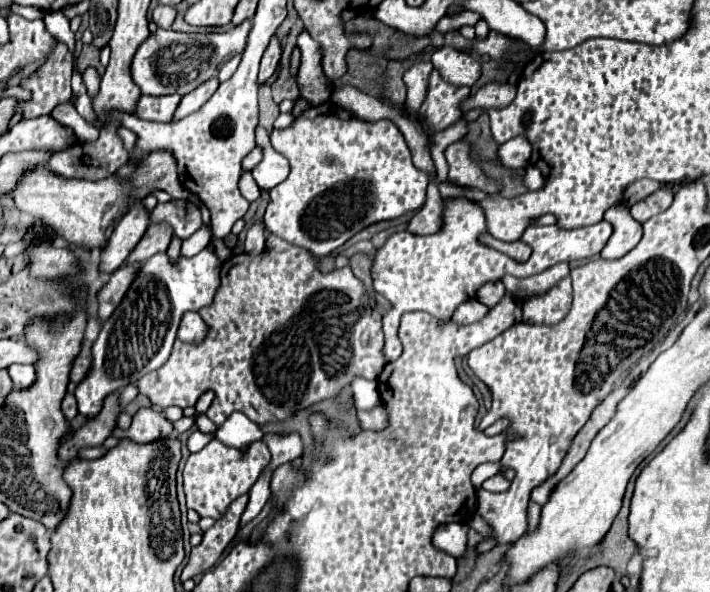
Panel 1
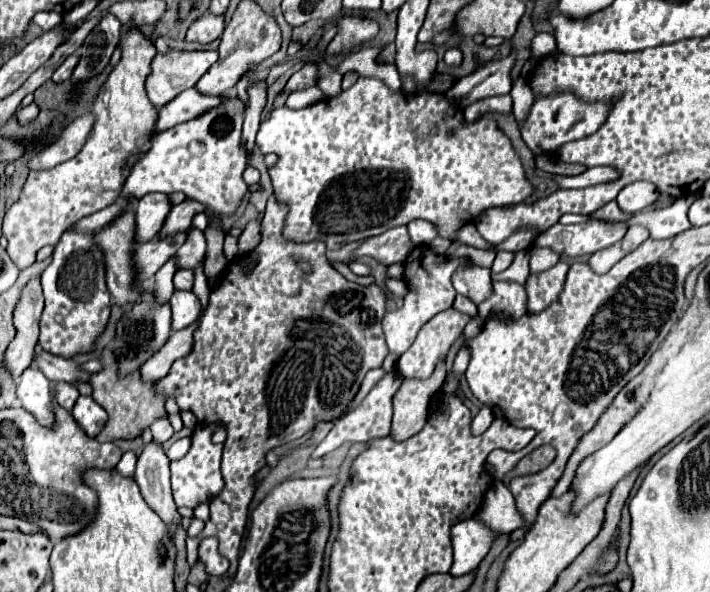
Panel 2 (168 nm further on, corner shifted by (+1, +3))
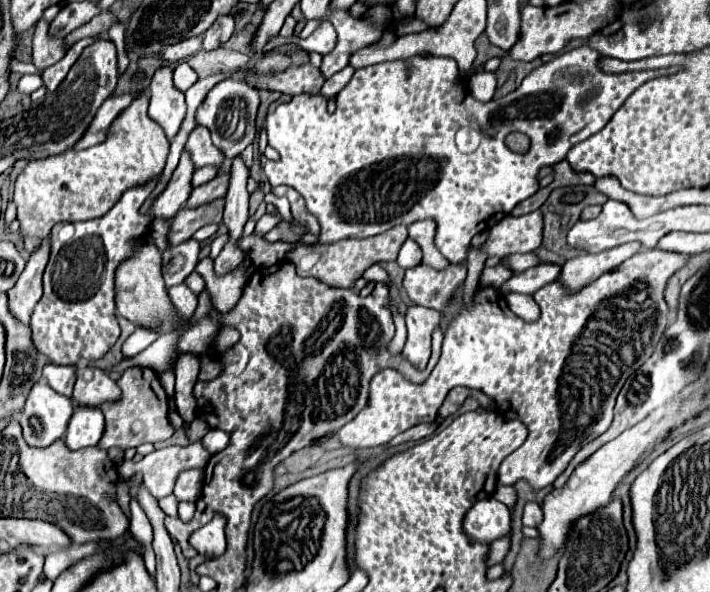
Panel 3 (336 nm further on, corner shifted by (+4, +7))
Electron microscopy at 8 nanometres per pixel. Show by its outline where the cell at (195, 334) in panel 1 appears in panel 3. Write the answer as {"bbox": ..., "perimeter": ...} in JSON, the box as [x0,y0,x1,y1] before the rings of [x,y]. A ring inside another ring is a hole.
{"bbox":[168,284,198,318],"perimeter":[[[180,284],[180,286],[174,286],[168,290],[170,298],[172,298],[172,304],[178,308],[178,312],[182,314],[182,318],[192,318],[196,306],[198,306],[198,296],[186,288],[186,284]]]}

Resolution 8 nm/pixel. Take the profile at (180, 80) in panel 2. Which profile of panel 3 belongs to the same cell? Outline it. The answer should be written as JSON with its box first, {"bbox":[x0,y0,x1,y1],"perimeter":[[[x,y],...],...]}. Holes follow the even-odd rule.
{"bbox":[148,66,186,140],"perimeter":[[[162,66],[154,74],[154,80],[150,84],[148,116],[164,128],[164,132],[170,140],[176,136],[176,132],[180,130],[180,124],[186,116],[184,94],[174,88],[172,70],[168,66]]]}

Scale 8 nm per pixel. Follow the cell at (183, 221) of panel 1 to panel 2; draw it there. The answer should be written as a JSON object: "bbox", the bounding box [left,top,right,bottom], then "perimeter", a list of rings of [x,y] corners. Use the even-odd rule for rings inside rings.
{"bbox":[177,226,205,268],"perimeter":[[[191,226],[187,232],[185,244],[177,250],[179,266],[177,268],[193,268],[205,256],[205,236],[197,226]]]}

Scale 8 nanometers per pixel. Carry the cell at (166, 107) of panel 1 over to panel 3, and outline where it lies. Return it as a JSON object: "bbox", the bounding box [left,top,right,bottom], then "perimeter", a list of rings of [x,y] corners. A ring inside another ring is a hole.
{"bbox":[196,80,260,160],"perimeter":[[[224,80],[208,92],[206,100],[200,104],[200,108],[196,112],[196,122],[210,130],[214,146],[218,150],[222,150],[222,154],[228,160],[234,160],[256,138],[256,112],[258,112],[258,106],[260,106],[260,96],[254,88],[250,88],[248,84],[236,82],[236,80]]]}

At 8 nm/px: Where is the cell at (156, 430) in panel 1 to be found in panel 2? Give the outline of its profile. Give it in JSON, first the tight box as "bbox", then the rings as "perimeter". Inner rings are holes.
{"bbox":[135,440,179,528],"perimeter":[[[151,440],[143,444],[143,450],[137,460],[135,478],[139,488],[143,490],[143,496],[149,500],[157,512],[161,512],[161,518],[173,528],[177,528],[179,514],[177,506],[171,496],[171,482],[169,482],[169,458],[163,450],[163,444]]]}

